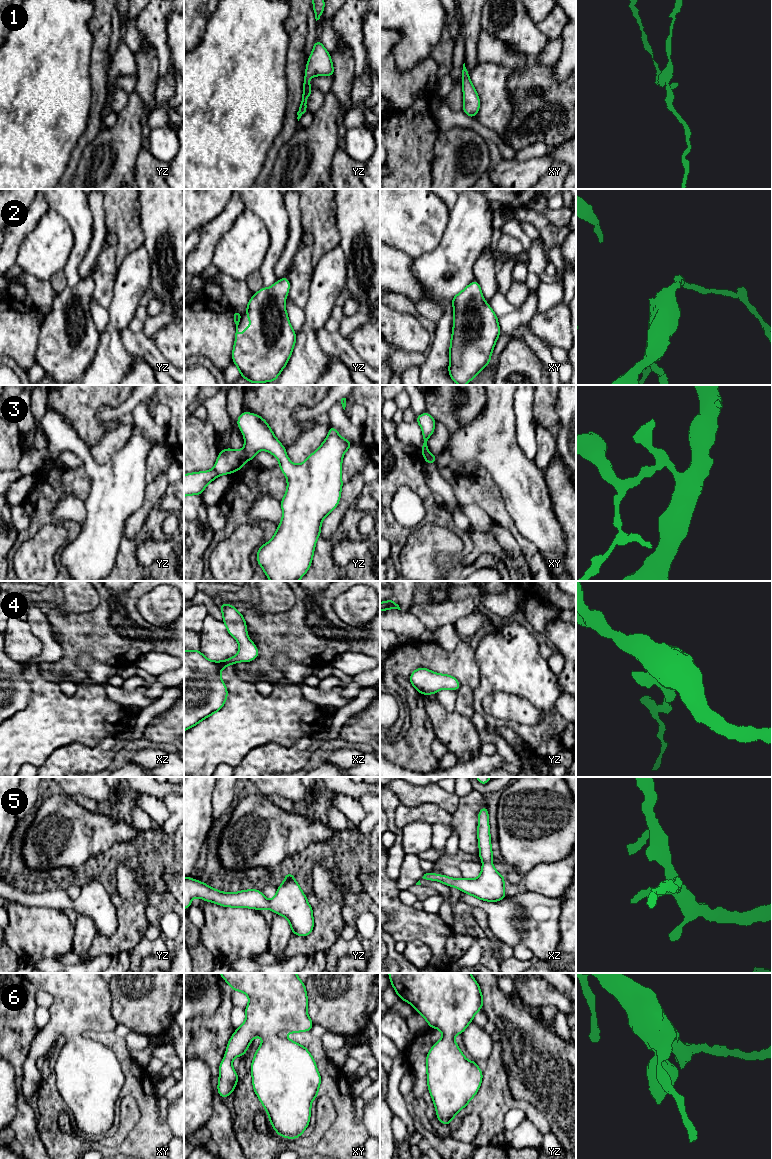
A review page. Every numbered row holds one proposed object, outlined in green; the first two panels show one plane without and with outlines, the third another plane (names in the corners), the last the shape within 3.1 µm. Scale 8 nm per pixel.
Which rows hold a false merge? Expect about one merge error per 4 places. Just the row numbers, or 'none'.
3

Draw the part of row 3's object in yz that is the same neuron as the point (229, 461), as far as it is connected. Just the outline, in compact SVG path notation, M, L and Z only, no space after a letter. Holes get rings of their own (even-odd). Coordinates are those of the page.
M230 447L221 450L212 470L184 475L184 497L200 496L210 482L221 475L237 472L247 460L244 450L233 450Z

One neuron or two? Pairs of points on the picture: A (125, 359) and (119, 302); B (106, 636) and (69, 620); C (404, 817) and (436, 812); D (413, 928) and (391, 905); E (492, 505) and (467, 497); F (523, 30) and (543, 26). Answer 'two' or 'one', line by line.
A: one
B: one
C: one
D: one
E: one
F: two

